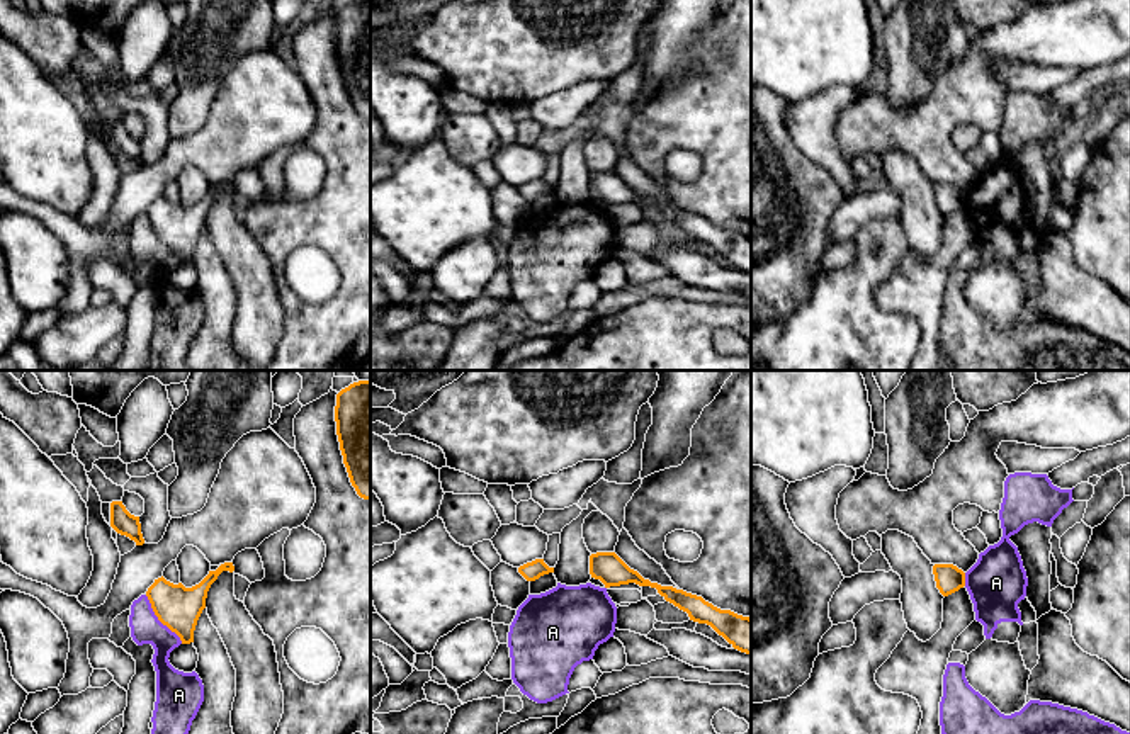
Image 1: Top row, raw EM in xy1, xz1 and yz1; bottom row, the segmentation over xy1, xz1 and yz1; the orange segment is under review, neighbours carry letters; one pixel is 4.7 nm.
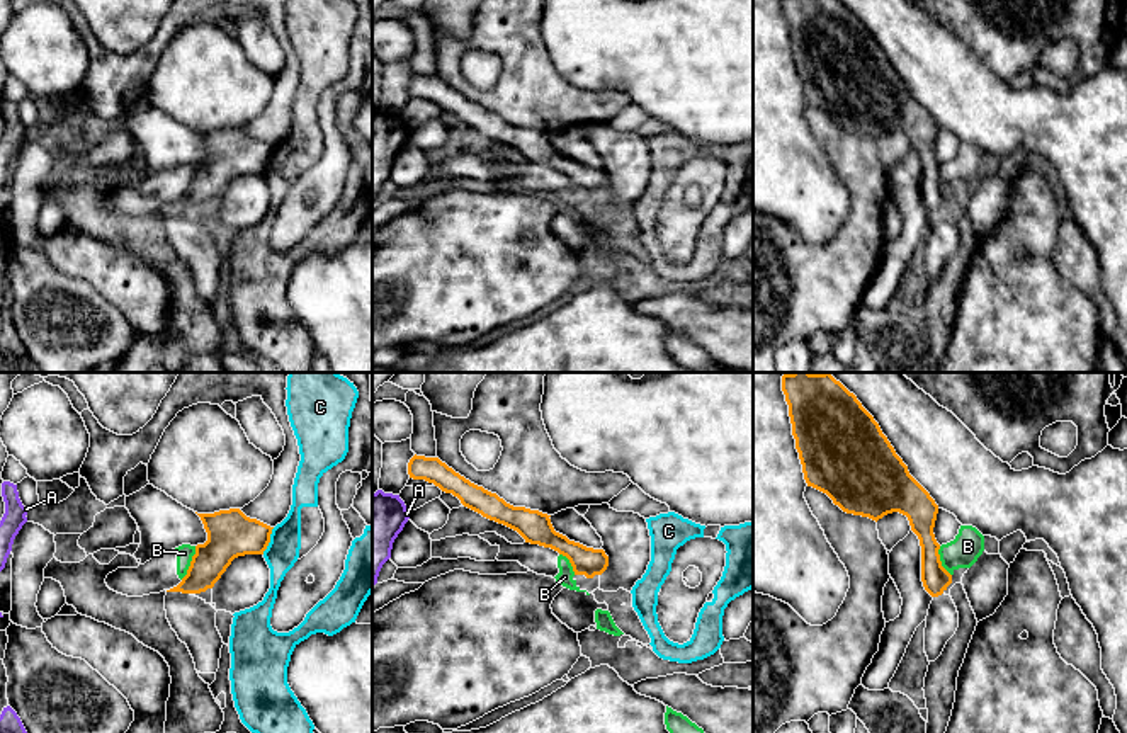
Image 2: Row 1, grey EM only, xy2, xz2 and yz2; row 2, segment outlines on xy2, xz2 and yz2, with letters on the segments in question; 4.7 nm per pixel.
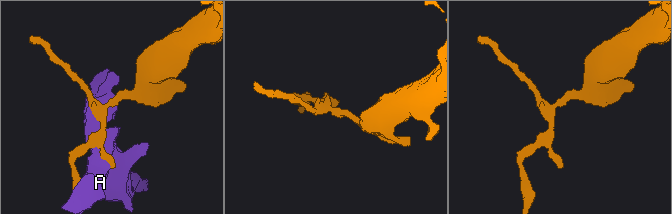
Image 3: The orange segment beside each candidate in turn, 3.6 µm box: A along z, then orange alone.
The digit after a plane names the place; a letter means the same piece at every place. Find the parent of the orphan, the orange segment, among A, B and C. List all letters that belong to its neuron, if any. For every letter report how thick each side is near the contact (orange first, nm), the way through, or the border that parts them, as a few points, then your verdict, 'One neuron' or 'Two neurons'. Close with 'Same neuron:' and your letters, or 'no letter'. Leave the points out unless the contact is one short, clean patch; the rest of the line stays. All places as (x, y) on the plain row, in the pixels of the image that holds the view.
A: Thickness 200 nm (orange) against 140 nm. Two neurons
B: Thickness 220 nm (orange) against 80 nm. Boundary: xy2 (196, 165), (191, 184), (181, 198). Two neurons
C: Thickness 220 nm (orange) against 160 nm. Boundary: xy2 (274, 147), (269, 164), (262, 172). Two neurons
Same neuron: no letter

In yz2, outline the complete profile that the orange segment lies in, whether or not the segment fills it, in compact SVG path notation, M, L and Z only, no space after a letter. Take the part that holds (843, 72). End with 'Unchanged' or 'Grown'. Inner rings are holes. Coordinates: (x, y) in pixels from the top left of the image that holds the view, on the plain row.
M782 0L782 10L807 105L826 112L847 133L875 141L892 131L908 136L921 165L921 201L933 216L925 272L935 281L959 247L957 226L943 213L952 194L942 185L933 153L938 124L840 0Z. Grown

